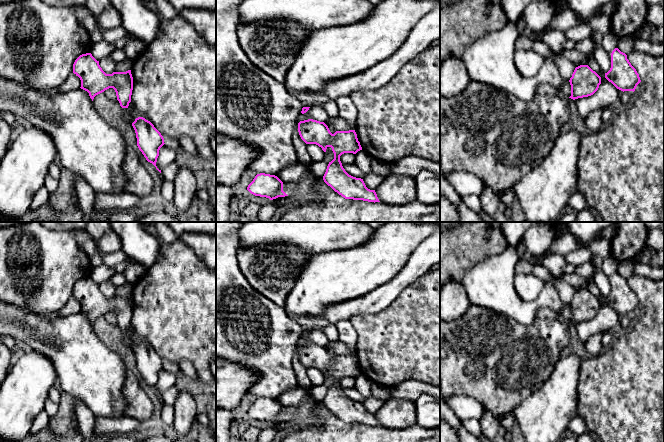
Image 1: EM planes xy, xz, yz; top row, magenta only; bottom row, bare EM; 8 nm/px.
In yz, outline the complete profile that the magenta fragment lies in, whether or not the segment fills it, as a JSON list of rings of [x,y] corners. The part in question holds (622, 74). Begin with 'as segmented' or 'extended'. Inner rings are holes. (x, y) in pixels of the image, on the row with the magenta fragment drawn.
as segmented; [[[615,48],[611,53],[611,68],[605,78],[621,91],[635,91],[641,82],[639,74],[627,59],[627,55]]]

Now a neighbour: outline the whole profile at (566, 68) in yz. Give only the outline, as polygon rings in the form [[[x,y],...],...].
[[[561,53],[555,54],[555,60],[559,69],[559,73],[565,80],[569,81],[576,68],[575,64],[566,59]]]

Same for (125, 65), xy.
[[[127,58],[122,62],[116,63],[114,72],[126,72],[128,70],[131,70],[132,65],[133,65],[133,59]]]

